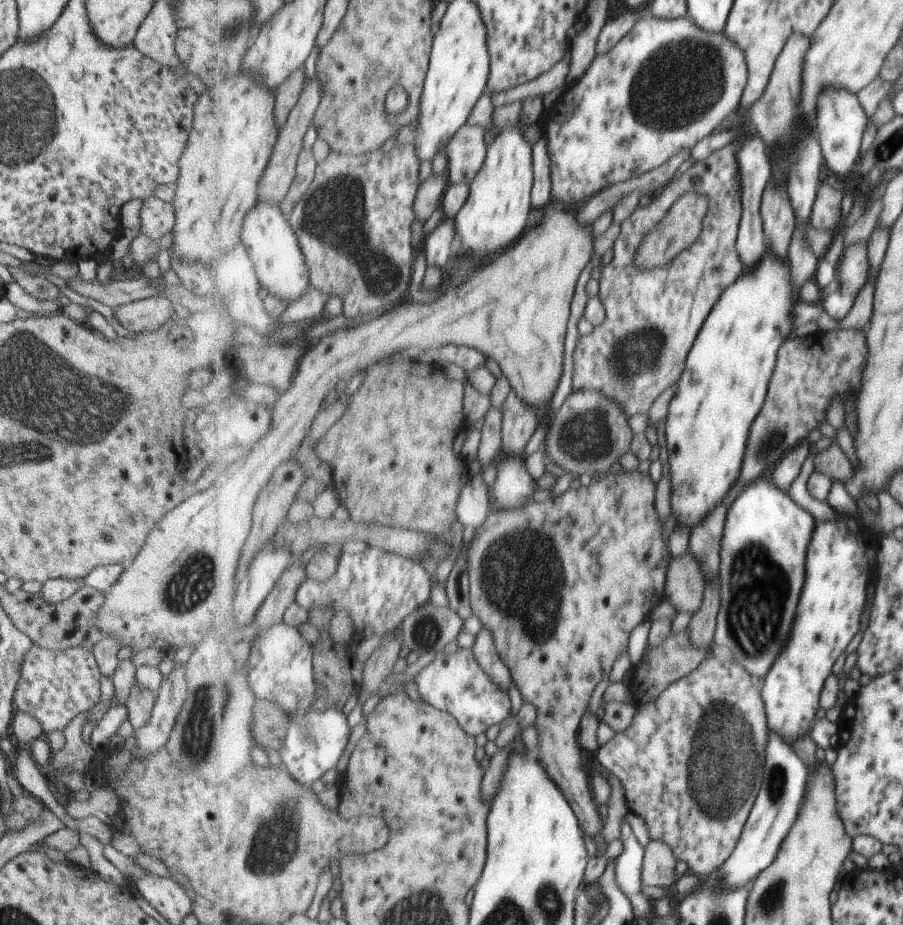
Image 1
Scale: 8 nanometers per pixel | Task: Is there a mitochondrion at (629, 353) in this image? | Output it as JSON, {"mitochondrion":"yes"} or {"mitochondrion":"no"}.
{"mitochondrion":"yes"}

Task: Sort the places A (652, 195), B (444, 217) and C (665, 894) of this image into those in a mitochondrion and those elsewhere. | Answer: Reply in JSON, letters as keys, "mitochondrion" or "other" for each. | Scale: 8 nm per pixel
{"A":"other","B":"other","C":"other"}

